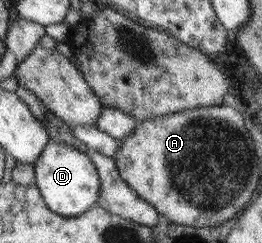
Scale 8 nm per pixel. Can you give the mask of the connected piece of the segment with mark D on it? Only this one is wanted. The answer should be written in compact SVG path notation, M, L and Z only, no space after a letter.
M51 141L35 161L35 185L39 188L45 204L58 215L78 217L94 206L101 195L101 180L95 164L87 154L73 146Z

